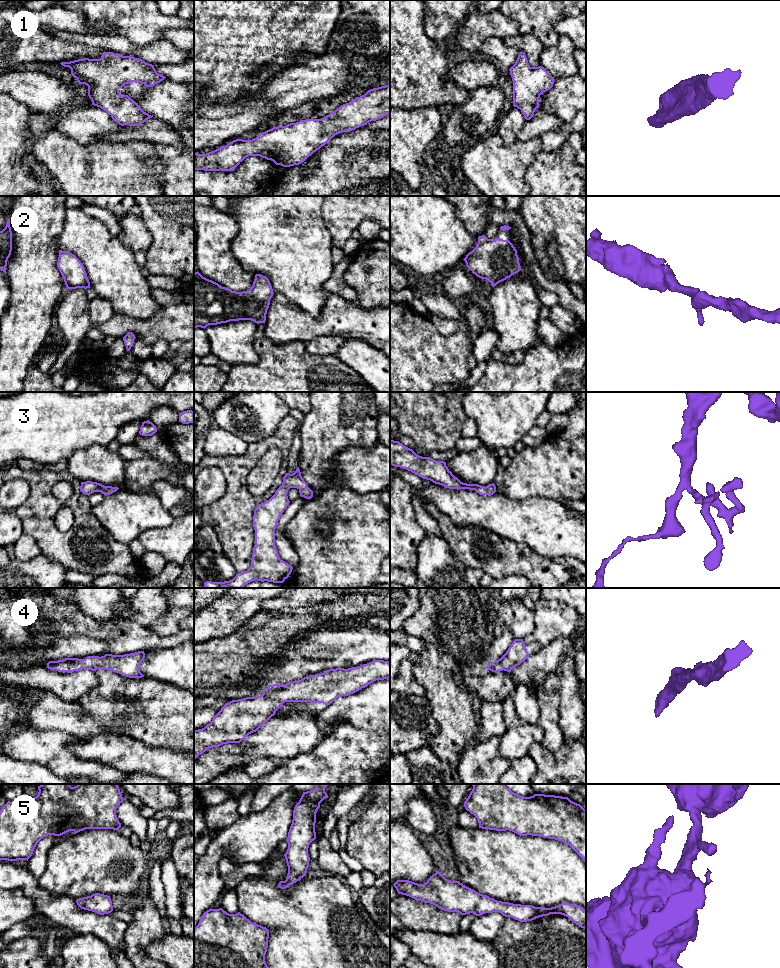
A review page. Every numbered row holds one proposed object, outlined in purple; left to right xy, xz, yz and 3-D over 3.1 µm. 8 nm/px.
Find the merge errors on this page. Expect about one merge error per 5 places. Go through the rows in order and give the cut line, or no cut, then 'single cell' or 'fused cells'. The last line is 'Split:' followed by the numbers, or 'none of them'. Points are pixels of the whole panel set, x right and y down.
1: no cut; single cell
2: no cut; single cell
3: no cut; single cell
4: no cut; single cell
5: no cut; single cell
Split: none of them

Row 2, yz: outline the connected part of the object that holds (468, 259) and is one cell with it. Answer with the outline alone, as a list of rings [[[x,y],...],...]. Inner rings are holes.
[[[478,237],[476,247],[464,258],[466,266],[477,277],[488,280],[492,287],[521,269],[517,250],[509,240]]]

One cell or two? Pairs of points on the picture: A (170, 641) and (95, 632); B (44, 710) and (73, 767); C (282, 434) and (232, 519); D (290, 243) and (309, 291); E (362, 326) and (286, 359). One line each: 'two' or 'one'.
A: one
B: two
C: one
D: one
E: two

